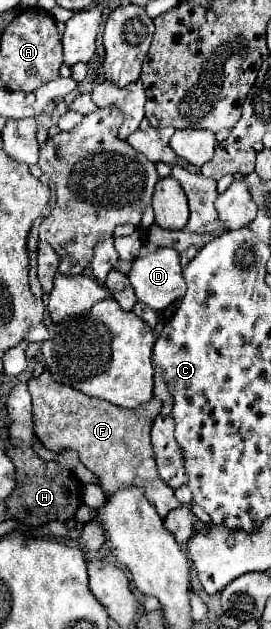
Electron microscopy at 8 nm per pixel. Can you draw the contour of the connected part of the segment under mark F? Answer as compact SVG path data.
M49 370L33 376L27 386L33 398L35 434L41 444L51 452L59 452L65 448L77 450L81 462L99 478L99 486L103 488L105 496L133 484L145 488L147 498L155 504L161 518L165 518L175 506L181 506L181 502L173 494L173 488L169 488L159 478L155 470L155 458L151 454L149 432L151 422L161 412L161 400L153 398L151 402L135 410L119 408L107 400L87 396L73 386L55 382Z

